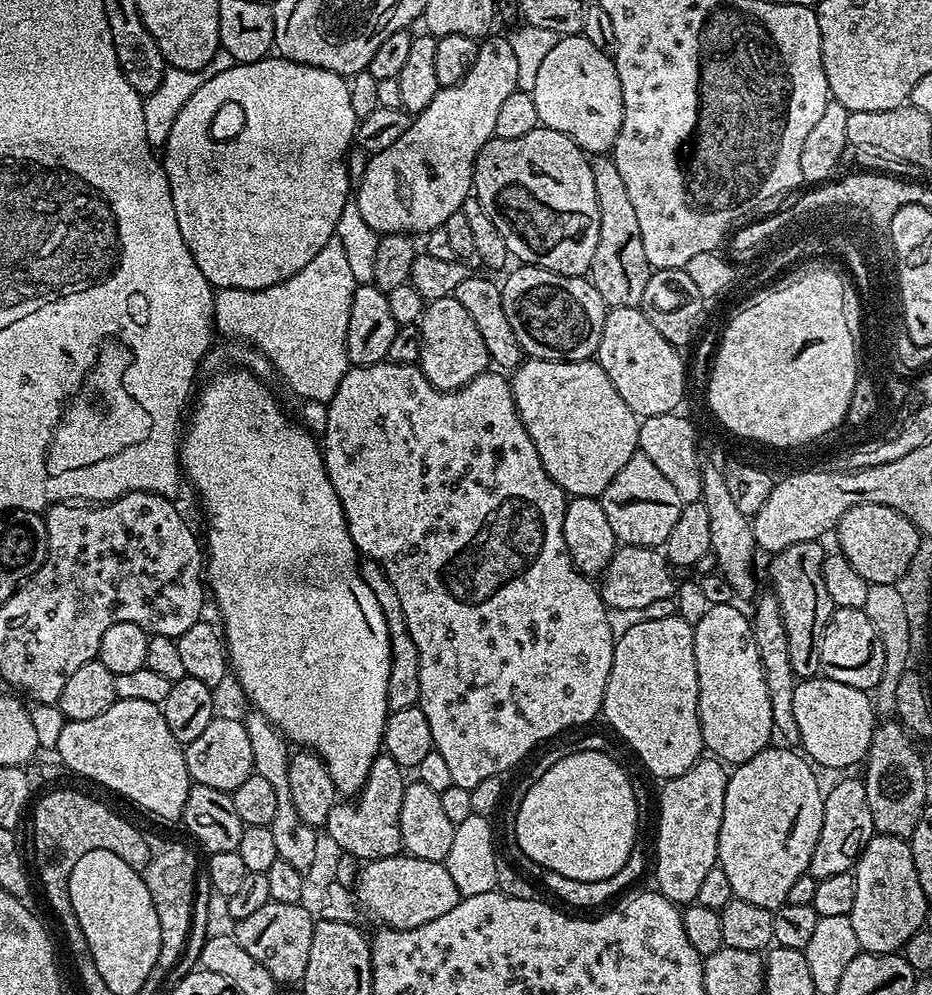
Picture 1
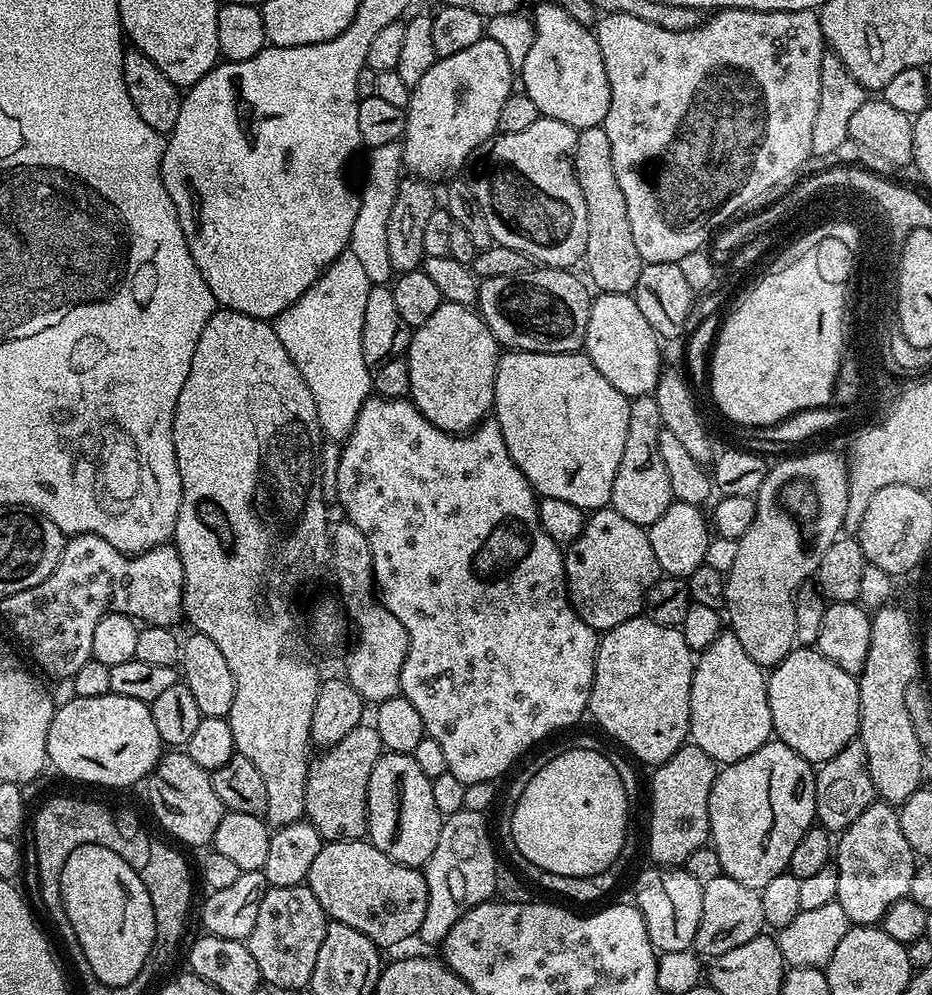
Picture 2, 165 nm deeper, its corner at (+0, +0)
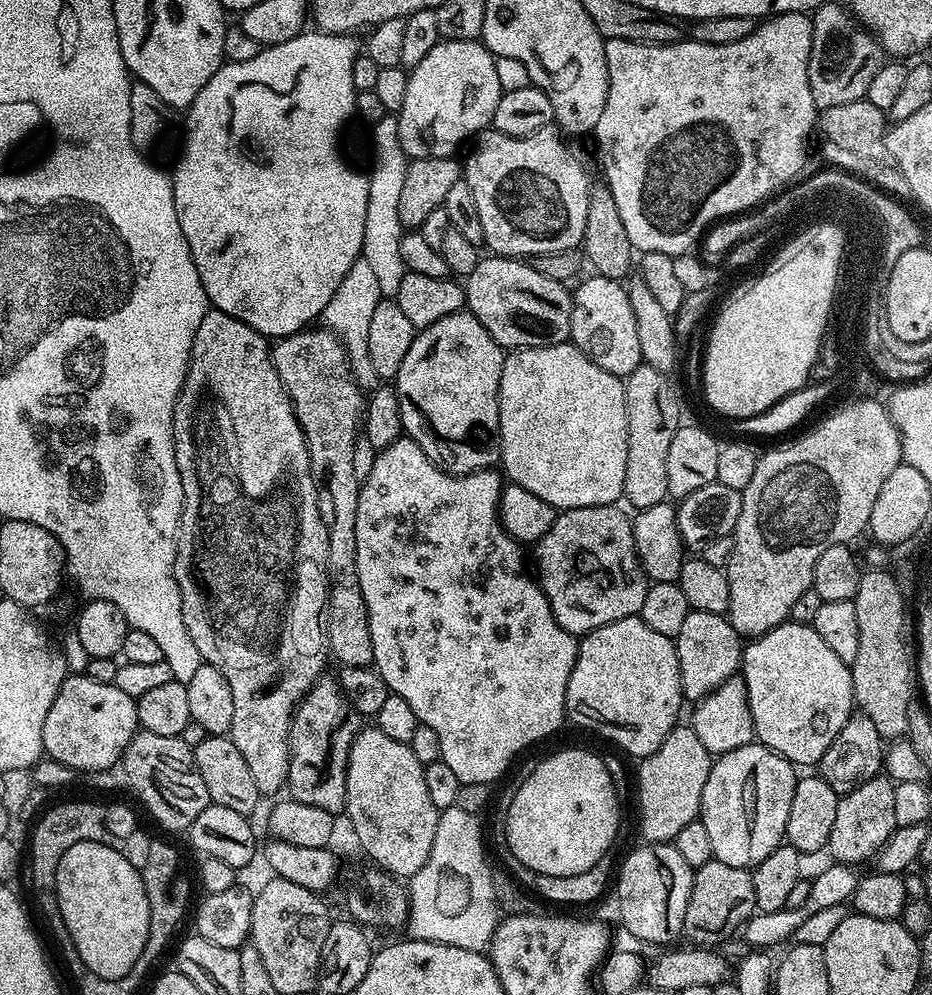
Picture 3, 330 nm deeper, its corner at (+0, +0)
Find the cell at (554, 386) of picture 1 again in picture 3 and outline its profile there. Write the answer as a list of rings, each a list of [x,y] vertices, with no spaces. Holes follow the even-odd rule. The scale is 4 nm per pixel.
[[[569,342],[542,346],[541,348],[522,348],[512,350],[504,357],[504,373],[500,379],[500,464],[502,472],[511,483],[530,490],[530,494],[538,494],[542,502],[550,502],[557,510],[566,508],[589,508],[603,504],[615,505],[624,495],[624,479],[626,478],[626,442],[628,441],[628,419],[626,418],[626,398],[624,382],[621,377],[602,370],[602,366],[594,366],[582,350]]]

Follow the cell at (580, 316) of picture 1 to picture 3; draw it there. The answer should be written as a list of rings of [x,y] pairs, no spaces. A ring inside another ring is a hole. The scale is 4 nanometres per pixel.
[[[485,255],[463,281],[464,303],[482,326],[505,350],[541,348],[570,340],[572,292],[554,278],[538,274],[531,263],[520,258]]]

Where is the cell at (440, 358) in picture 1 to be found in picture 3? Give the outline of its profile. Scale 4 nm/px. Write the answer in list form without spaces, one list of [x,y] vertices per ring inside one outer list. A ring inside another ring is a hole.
[[[461,310],[446,318],[438,318],[438,322],[419,329],[414,342],[410,342],[410,350],[406,350],[406,358],[402,358],[402,366],[398,366],[398,374],[394,378],[394,387],[402,410],[404,435],[421,444],[425,454],[434,463],[439,464],[441,470],[452,476],[465,476],[471,472],[492,470],[500,464],[500,379],[504,373],[505,355],[505,349],[501,348],[498,342],[494,342],[494,338],[486,330],[486,326],[482,326],[482,322],[478,322],[478,318],[474,318],[471,312]]]

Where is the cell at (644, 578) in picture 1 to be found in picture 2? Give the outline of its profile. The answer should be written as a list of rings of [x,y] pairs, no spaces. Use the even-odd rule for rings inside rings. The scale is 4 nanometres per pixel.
[[[611,506],[607,508],[597,508],[584,521],[584,529],[582,534],[573,544],[567,545],[564,552],[564,581],[568,583],[568,597],[574,606],[574,610],[582,618],[582,622],[586,622],[586,626],[590,626],[598,634],[609,632],[614,626],[622,626],[622,622],[632,620],[634,617],[641,615],[644,610],[644,599],[650,590],[652,583],[658,578],[658,569],[656,559],[654,558],[654,549],[650,546],[650,538],[646,531],[645,525],[630,522],[630,518],[622,518],[622,514],[618,514]]]

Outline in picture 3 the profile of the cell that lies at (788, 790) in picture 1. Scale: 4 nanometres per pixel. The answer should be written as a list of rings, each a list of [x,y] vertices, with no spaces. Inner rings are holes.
[[[753,742],[719,755],[702,790],[698,819],[706,826],[710,850],[726,866],[753,869],[785,843],[790,802],[798,774],[784,756]]]

